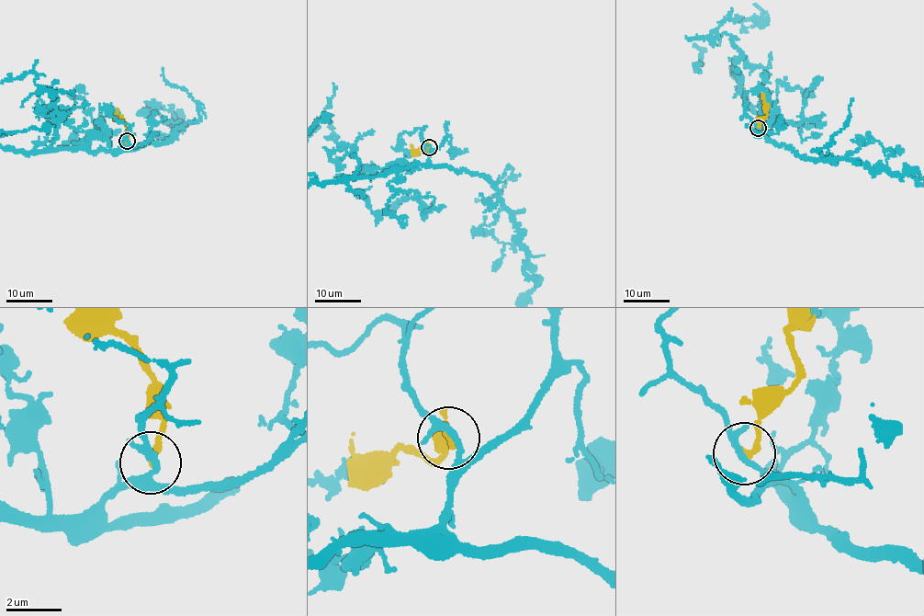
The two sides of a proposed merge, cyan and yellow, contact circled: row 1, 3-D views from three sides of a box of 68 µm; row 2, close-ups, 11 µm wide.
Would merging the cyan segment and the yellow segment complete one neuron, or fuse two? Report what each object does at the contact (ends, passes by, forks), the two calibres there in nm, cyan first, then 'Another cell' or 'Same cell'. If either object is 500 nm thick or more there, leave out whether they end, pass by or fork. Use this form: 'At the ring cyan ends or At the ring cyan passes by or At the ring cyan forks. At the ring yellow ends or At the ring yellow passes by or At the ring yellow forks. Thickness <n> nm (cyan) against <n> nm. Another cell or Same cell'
At the ring cyan forks. At the ring yellow ends. Thickness 200 nm (cyan) against 220 nm. Another cell

